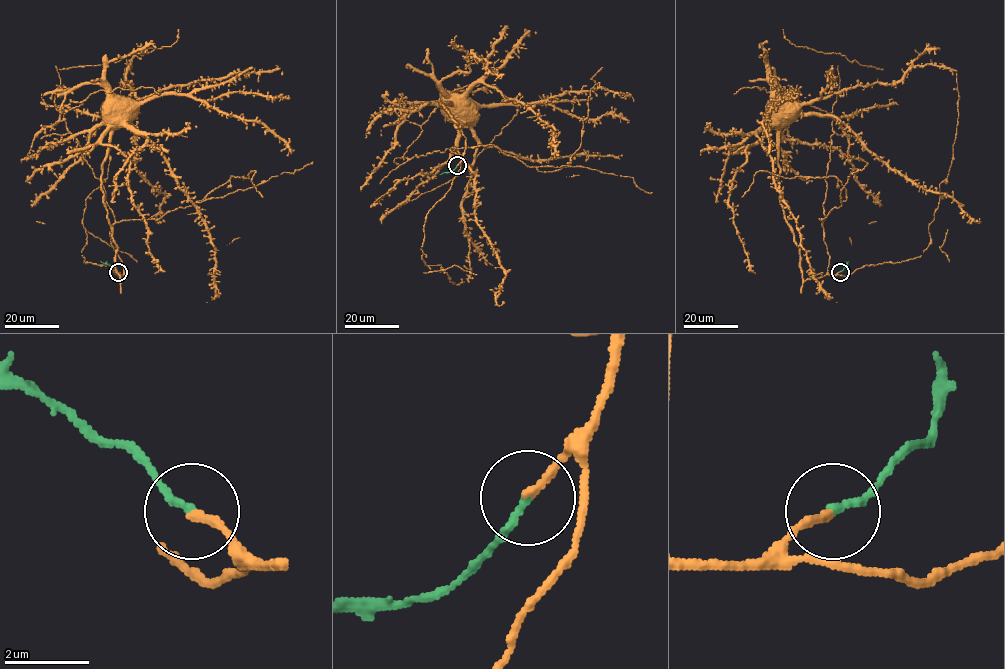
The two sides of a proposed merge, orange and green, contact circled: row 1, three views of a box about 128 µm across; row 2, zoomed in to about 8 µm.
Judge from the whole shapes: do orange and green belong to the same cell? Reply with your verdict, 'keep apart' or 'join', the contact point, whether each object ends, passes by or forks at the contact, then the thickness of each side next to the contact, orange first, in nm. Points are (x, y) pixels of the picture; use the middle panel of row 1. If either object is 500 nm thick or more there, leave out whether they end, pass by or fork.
join; at (457, 165); orange ends there; green ends there; 200 nm thick on the orange side, 200 nm on the other

